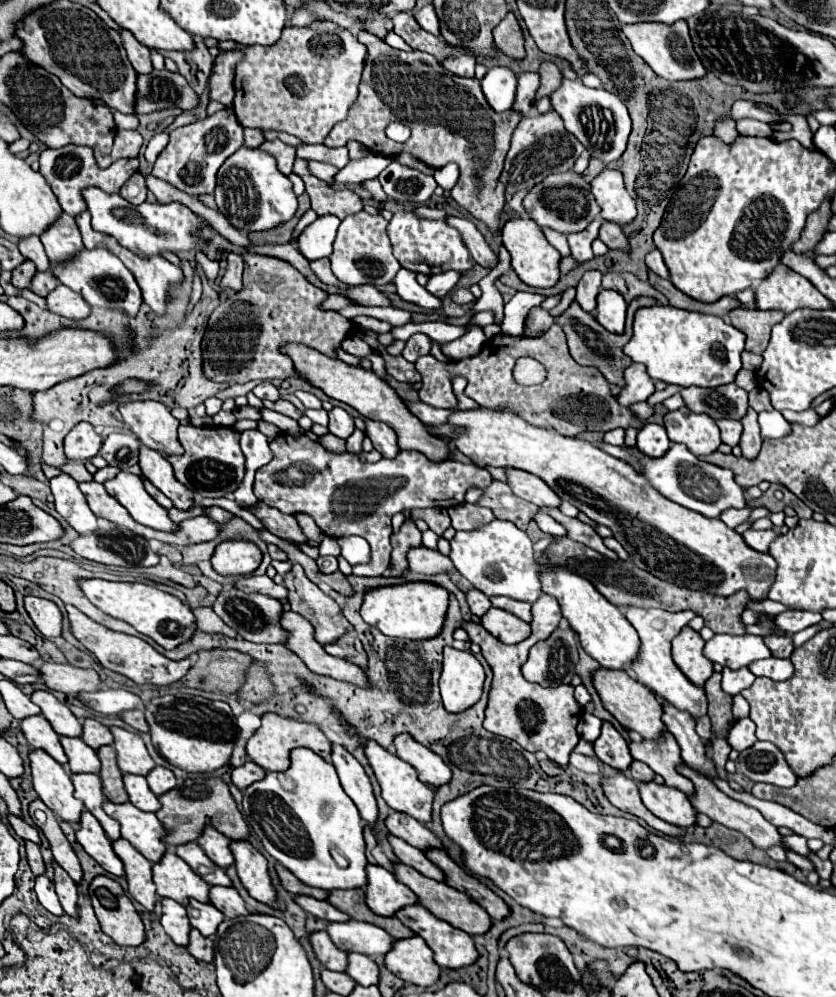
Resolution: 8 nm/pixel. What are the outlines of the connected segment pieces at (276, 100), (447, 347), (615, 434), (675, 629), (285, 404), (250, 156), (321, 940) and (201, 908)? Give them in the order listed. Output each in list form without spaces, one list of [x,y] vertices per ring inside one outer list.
[[[312,22],[308,26],[288,26],[272,46],[246,46],[246,56],[238,64],[234,78],[233,111],[244,128],[278,130],[298,136],[304,144],[324,142],[334,124],[342,122],[354,100],[366,60],[366,46],[358,38],[334,22]]]
[[[466,324],[464,328],[466,328],[466,334],[460,336],[456,342],[442,344],[442,352],[452,360],[460,360],[460,358],[466,358],[466,356],[476,356],[486,342],[486,336],[484,336],[480,326],[468,326]]]
[[[624,428],[608,430],[608,432],[604,434],[604,442],[608,442],[608,444],[616,444],[616,446],[622,446],[622,444],[624,444],[624,434],[626,434]]]
[[[626,608],[626,618],[632,622],[632,626],[638,630],[640,642],[642,642],[642,654],[638,656],[638,660],[634,662],[634,672],[636,672],[636,680],[646,684],[650,690],[654,690],[656,694],[660,694],[666,702],[670,702],[672,706],[676,706],[678,710],[684,710],[688,714],[692,714],[696,720],[708,714],[708,698],[706,698],[706,690],[704,686],[696,686],[694,682],[690,682],[684,672],[674,664],[672,658],[672,638],[682,630],[682,626],[686,626],[696,614],[692,610],[682,610],[682,612],[668,612],[668,610],[660,610],[660,608]]]
[[[280,398],[280,400],[276,400],[276,402],[264,400],[264,406],[266,406],[266,408],[276,410],[276,412],[282,412],[282,414],[286,414],[286,416],[294,418],[294,420],[298,420],[298,418],[302,416],[302,412],[300,412],[300,410],[298,410],[290,400],[284,400],[284,398]]]
[[[240,146],[218,170],[216,184],[216,204],[220,212],[230,220],[230,224],[238,230],[256,232],[274,228],[286,220],[290,220],[298,208],[296,194],[292,192],[292,184],[288,176],[284,176],[274,158],[258,148]]]
[[[318,930],[310,934],[310,944],[314,948],[316,958],[320,960],[322,966],[326,966],[328,970],[336,970],[336,972],[344,972],[346,968],[346,952],[342,952],[326,932]]]
[[[190,900],[190,904],[186,906],[190,924],[194,928],[198,928],[204,936],[212,936],[214,930],[218,928],[218,922],[222,922],[222,912],[216,910],[212,904],[204,904],[198,900]]]

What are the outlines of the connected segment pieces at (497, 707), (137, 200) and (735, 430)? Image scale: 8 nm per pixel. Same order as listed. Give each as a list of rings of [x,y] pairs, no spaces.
[[[542,594],[532,604],[532,634],[530,638],[518,642],[518,644],[504,644],[492,634],[484,630],[482,624],[476,624],[472,620],[462,620],[462,628],[468,632],[470,640],[476,642],[482,648],[482,656],[490,664],[494,672],[492,688],[488,694],[488,708],[484,718],[484,728],[496,736],[504,736],[510,740],[516,740],[522,748],[530,752],[544,750],[550,760],[554,760],[560,766],[568,764],[568,756],[578,744],[580,736],[576,732],[576,726],[582,716],[582,708],[578,700],[574,698],[574,686],[572,684],[560,684],[556,688],[544,688],[536,682],[528,682],[522,676],[522,664],[528,658],[528,650],[532,644],[536,644],[542,638],[548,638],[550,632],[556,630],[560,624],[562,612],[556,602],[556,598],[550,598],[548,594]]]
[[[140,172],[132,174],[130,180],[126,182],[126,186],[122,186],[120,196],[130,200],[130,204],[142,204],[146,200],[146,180],[144,180],[144,176]]]
[[[722,418],[718,420],[718,428],[722,432],[722,442],[726,442],[728,446],[736,446],[740,442],[740,434],[742,434],[742,424],[738,420],[732,418]]]

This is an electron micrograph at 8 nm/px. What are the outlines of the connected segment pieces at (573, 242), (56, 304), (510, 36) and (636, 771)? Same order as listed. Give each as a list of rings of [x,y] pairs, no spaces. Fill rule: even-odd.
[[[594,220],[592,224],[588,224],[586,230],[576,232],[576,234],[568,234],[568,244],[572,250],[572,258],[576,262],[584,262],[594,256],[592,242],[598,238],[598,228],[600,228],[600,220]]]
[[[64,284],[54,288],[46,296],[46,306],[50,312],[56,312],[56,314],[60,314],[64,318],[72,318],[72,320],[82,320],[90,314],[90,306],[86,304],[86,300]]]
[[[508,10],[506,18],[494,28],[494,44],[512,58],[524,56],[524,34],[520,22],[514,18],[512,10]]]
[[[634,760],[632,766],[630,766],[630,776],[632,776],[634,780],[638,780],[638,778],[654,778],[654,772],[652,772],[646,764]]]

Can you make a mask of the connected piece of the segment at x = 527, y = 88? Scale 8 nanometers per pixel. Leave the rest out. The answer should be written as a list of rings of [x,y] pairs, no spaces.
[[[522,72],[518,78],[518,94],[514,102],[514,110],[522,110],[526,116],[536,100],[536,90],[540,88],[540,74],[538,72]]]

